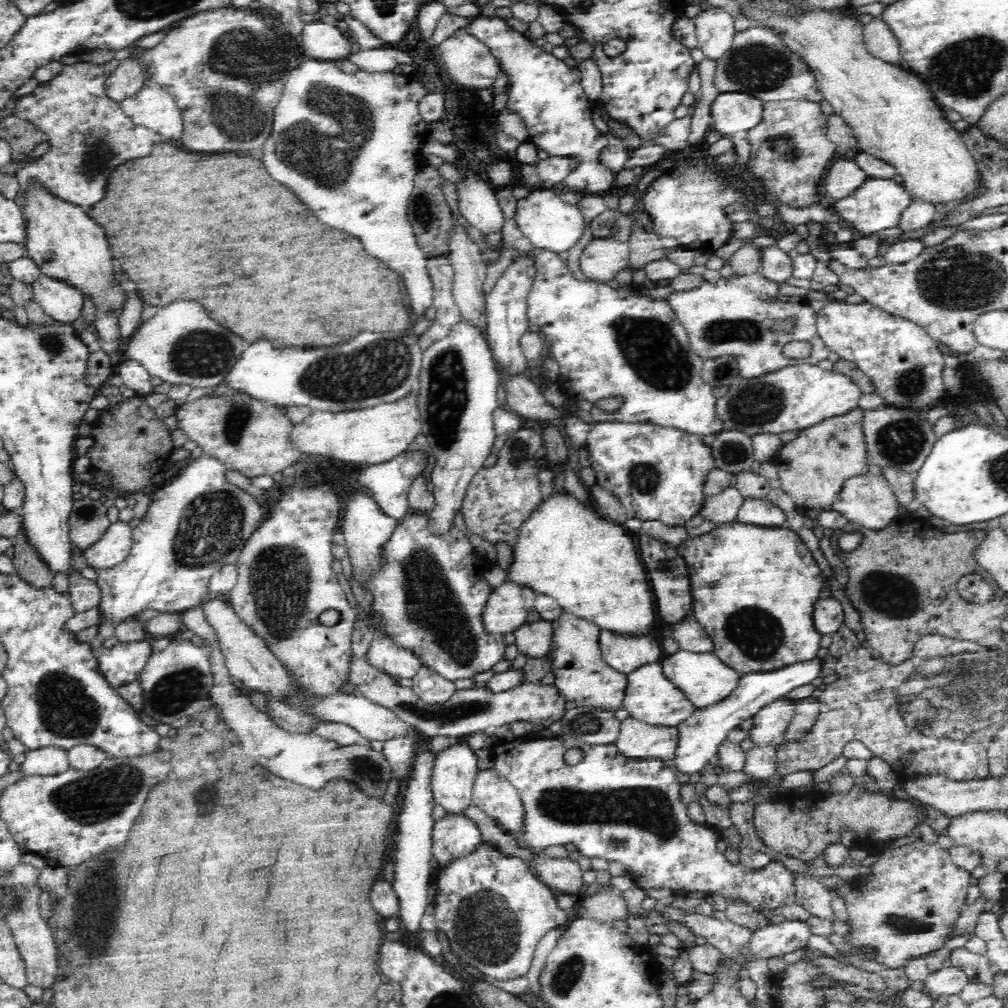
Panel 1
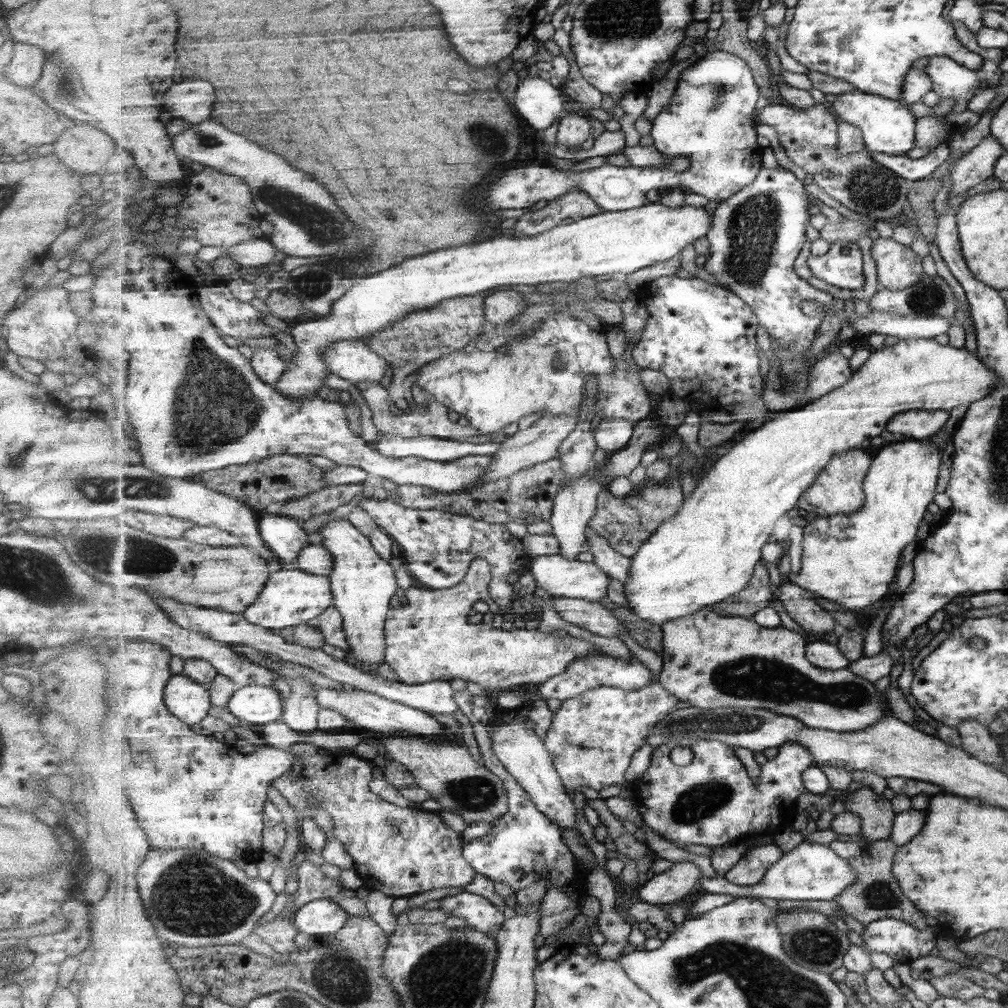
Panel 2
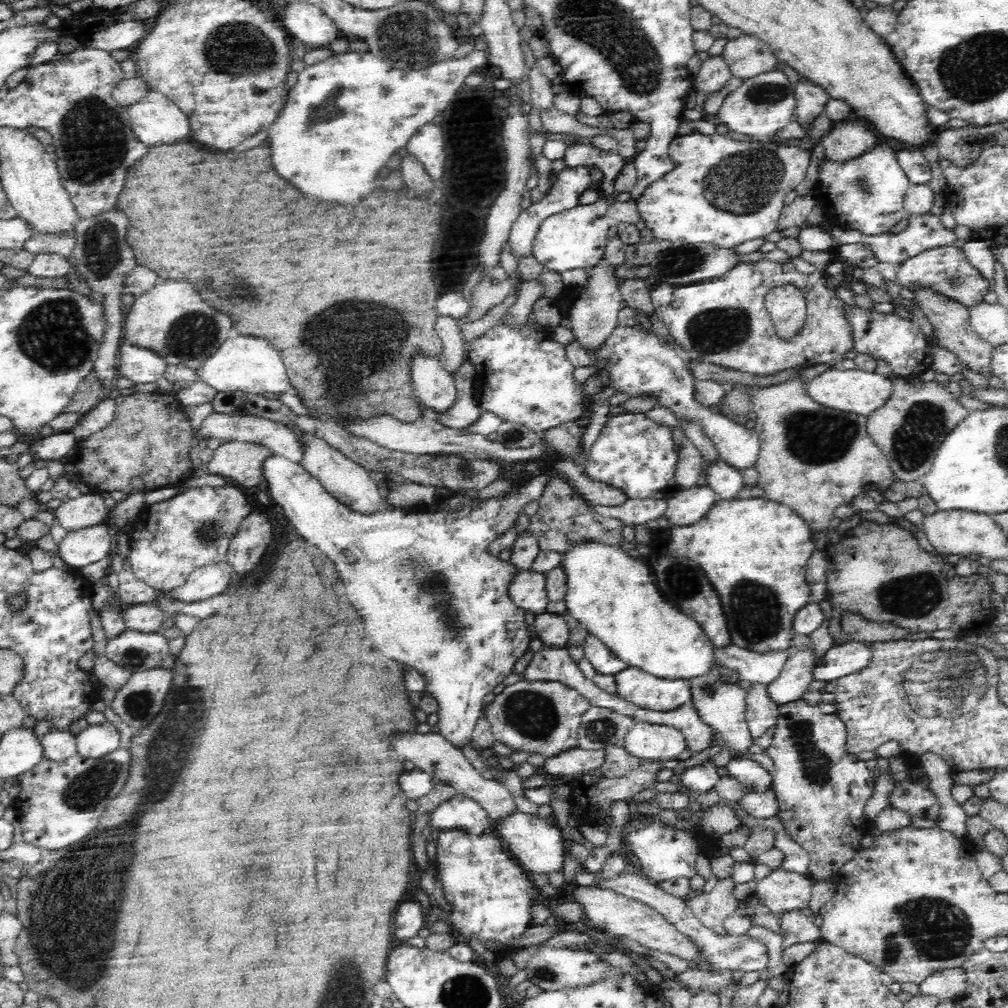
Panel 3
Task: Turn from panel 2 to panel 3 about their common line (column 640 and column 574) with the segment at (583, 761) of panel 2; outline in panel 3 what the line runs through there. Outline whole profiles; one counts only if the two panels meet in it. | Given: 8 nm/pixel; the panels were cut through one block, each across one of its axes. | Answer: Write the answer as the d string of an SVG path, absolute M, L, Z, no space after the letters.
M521 680L517 681L497 694L492 702L483 706L483 714L492 726L495 740L500 740L514 752L526 752L526 754L540 754L544 758L560 756L562 752L568 752L572 748L578 748L578 730L583 715L590 707L586 700L577 690L562 684L561 682L545 680Z

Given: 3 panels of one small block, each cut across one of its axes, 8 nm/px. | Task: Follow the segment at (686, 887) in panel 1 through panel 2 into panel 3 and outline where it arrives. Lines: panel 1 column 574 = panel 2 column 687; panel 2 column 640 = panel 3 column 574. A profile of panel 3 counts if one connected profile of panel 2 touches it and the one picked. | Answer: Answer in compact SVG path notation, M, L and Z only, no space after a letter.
M622 745L608 746L603 752L606 754L606 764L602 764L602 768L598 768L596 772L582 772L580 776L575 776L571 780L564 779L563 777L557 778L555 776L549 776L544 773L543 767L536 768L534 775L542 775L544 778L547 778L549 782L539 788L525 789L526 794L524 794L524 796L529 801L538 805L549 804L555 791L553 784L563 782L564 784L567 784L572 791L570 793L570 809L574 809L574 813L578 815L580 825L597 824L603 826L604 830L608 833L608 830L612 828L610 804L612 804L612 802L624 801L632 807L633 811L633 806L635 805L633 802L634 795L650 788L650 786L656 782L653 774L658 769L662 769L663 762L635 758L635 756L628 754Z

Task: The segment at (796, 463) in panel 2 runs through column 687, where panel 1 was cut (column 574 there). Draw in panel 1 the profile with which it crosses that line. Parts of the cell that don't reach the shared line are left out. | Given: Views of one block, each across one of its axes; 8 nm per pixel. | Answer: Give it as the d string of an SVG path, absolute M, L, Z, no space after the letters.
M556 493L550 496L545 495L541 506L534 512L534 516L530 516L530 520L526 520L526 524L522 527L521 532L522 534L518 535L518 544L514 544L512 547L513 561L507 572L507 580L526 585L534 589L537 594L552 596L552 598L558 601L564 613L570 613L578 618L590 621L596 624L597 627L600 627L600 630L612 631L613 633L626 635L627 637L641 638L641 636L650 636L650 639L660 640L660 629L663 624L658 618L657 609L655 608L655 598L653 597L652 586L648 581L646 567L644 562L640 560L638 552L636 552L636 546L634 546L634 542L632 542L628 530L623 525L603 520L593 509L581 504L581 502L572 495Z

